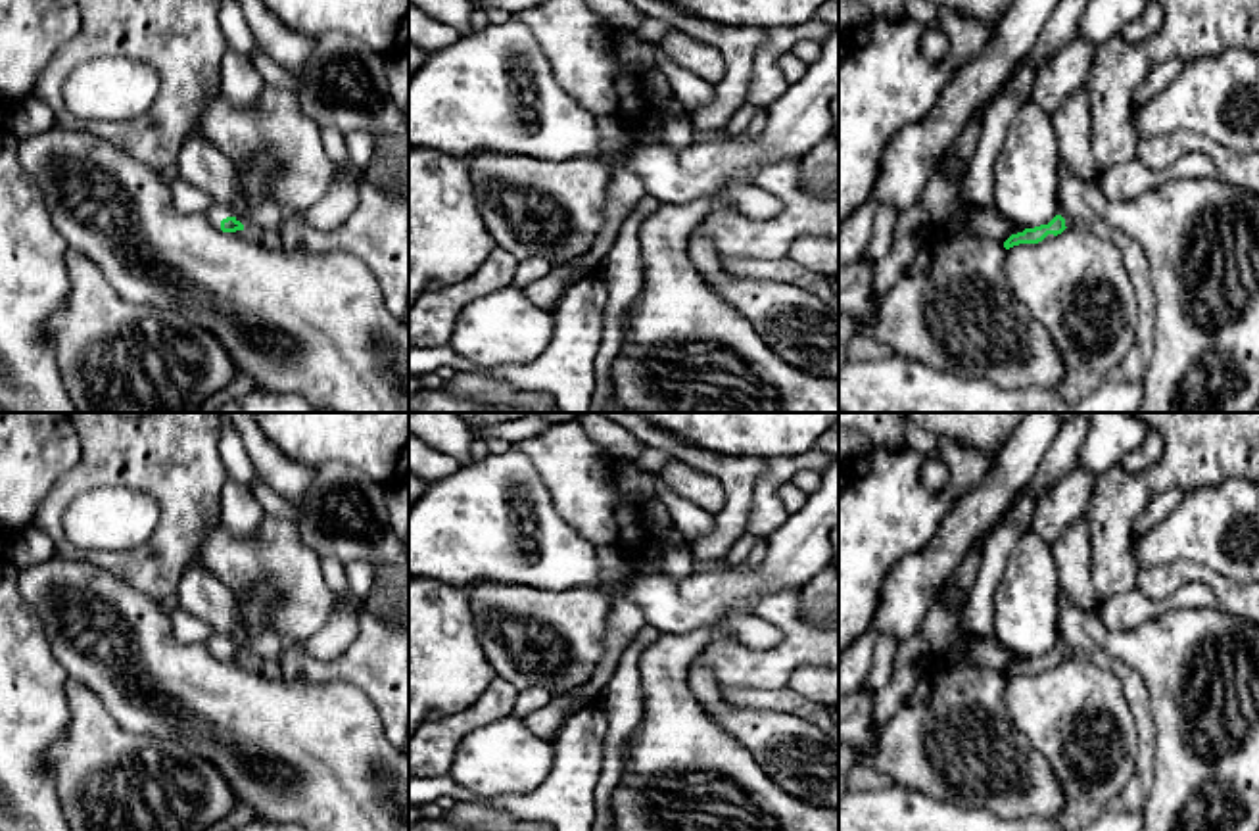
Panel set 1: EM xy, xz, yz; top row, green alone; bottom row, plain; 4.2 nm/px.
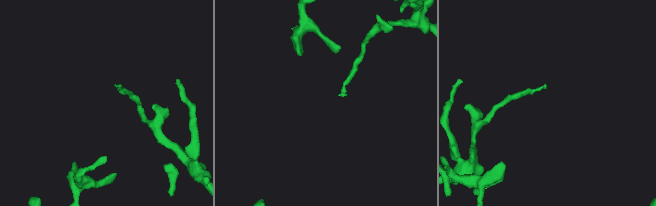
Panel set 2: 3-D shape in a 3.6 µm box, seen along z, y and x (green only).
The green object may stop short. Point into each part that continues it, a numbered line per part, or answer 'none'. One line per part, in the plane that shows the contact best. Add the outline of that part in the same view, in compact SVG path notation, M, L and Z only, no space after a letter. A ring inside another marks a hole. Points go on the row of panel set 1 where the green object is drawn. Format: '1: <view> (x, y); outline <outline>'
1: xy (217, 212); outline M213 203L205 213L203 213L209 223L221 230L221 221L226 217L236 217L234 211L223 203Z

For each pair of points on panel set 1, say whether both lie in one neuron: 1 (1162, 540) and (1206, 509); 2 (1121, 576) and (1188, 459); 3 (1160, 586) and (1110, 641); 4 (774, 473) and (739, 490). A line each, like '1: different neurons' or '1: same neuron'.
1: same neuron
2: same neuron
3: different neurons
4: different neurons

